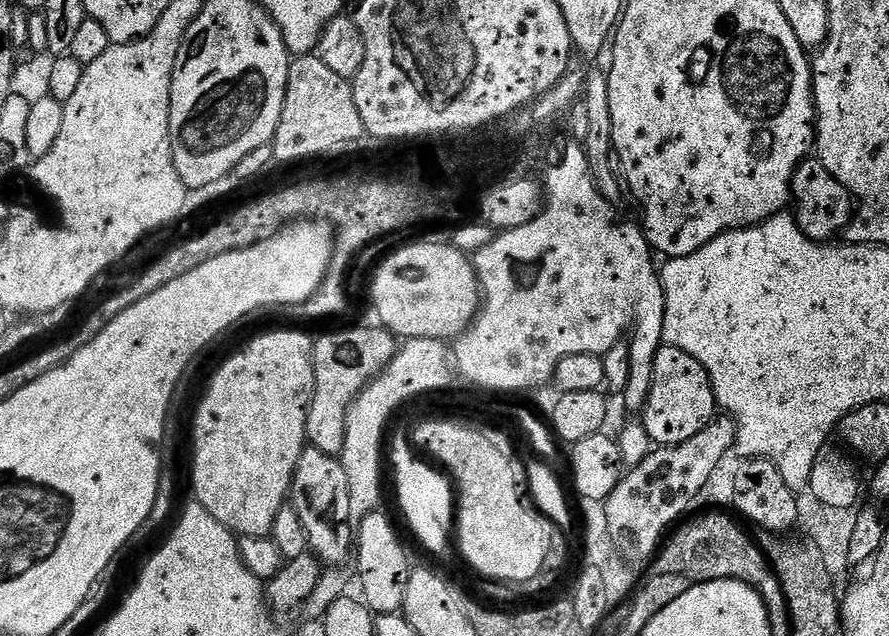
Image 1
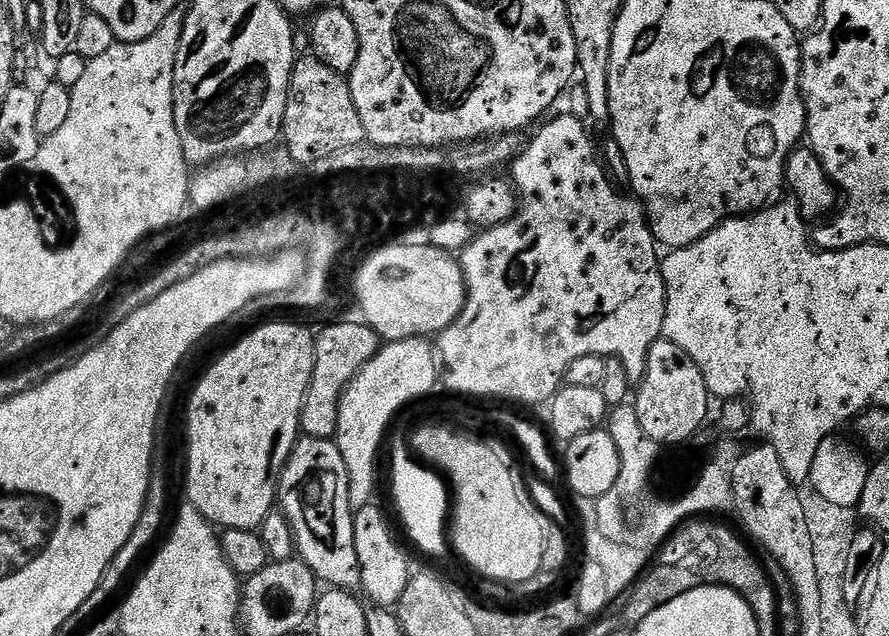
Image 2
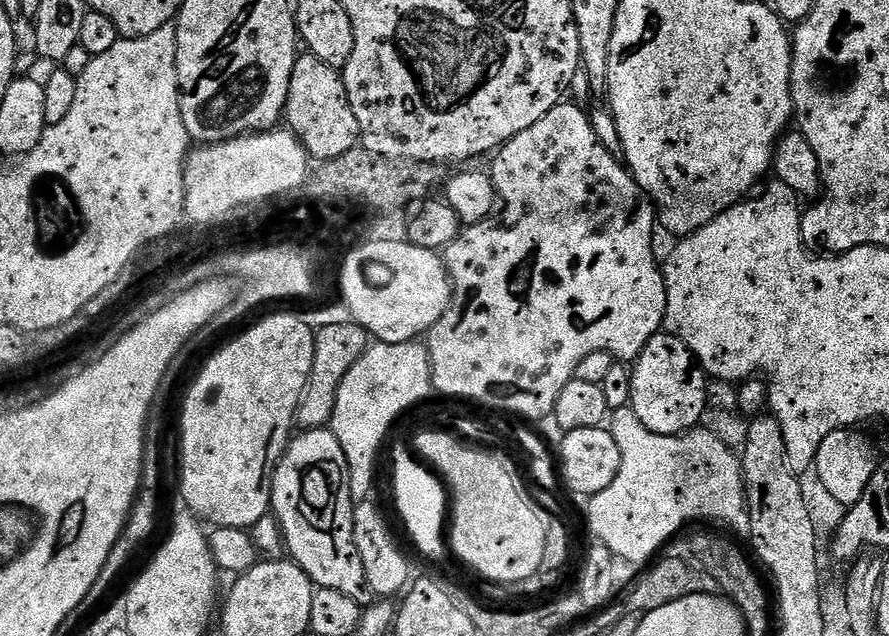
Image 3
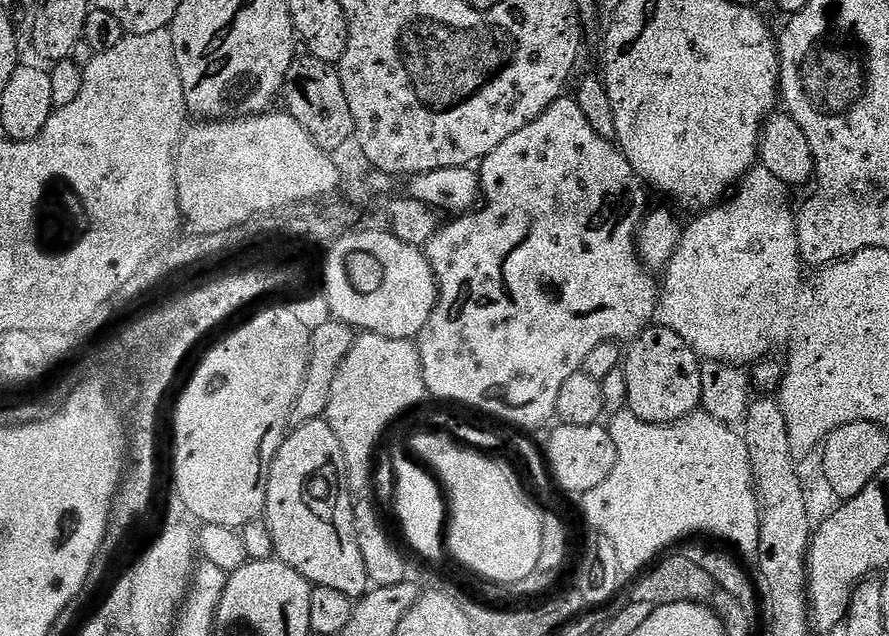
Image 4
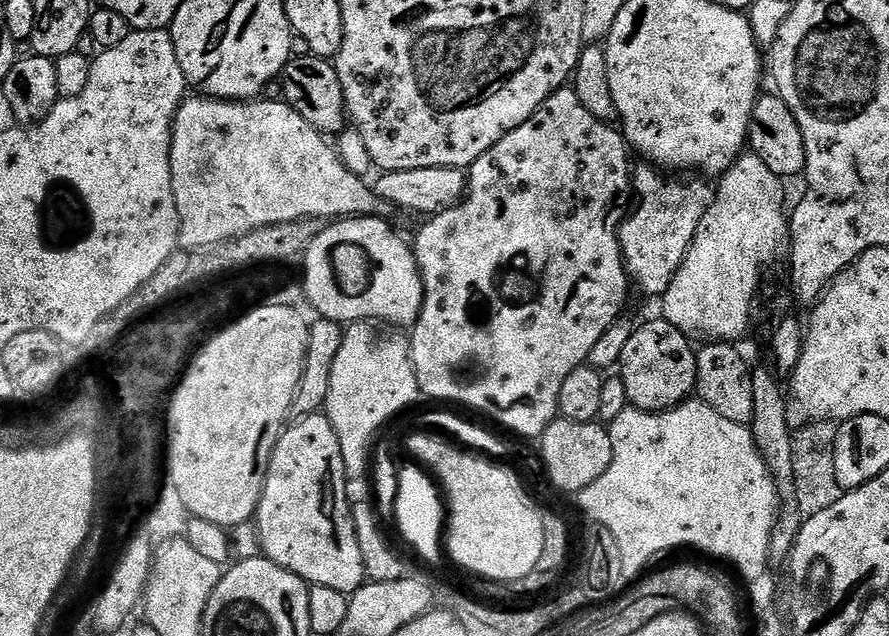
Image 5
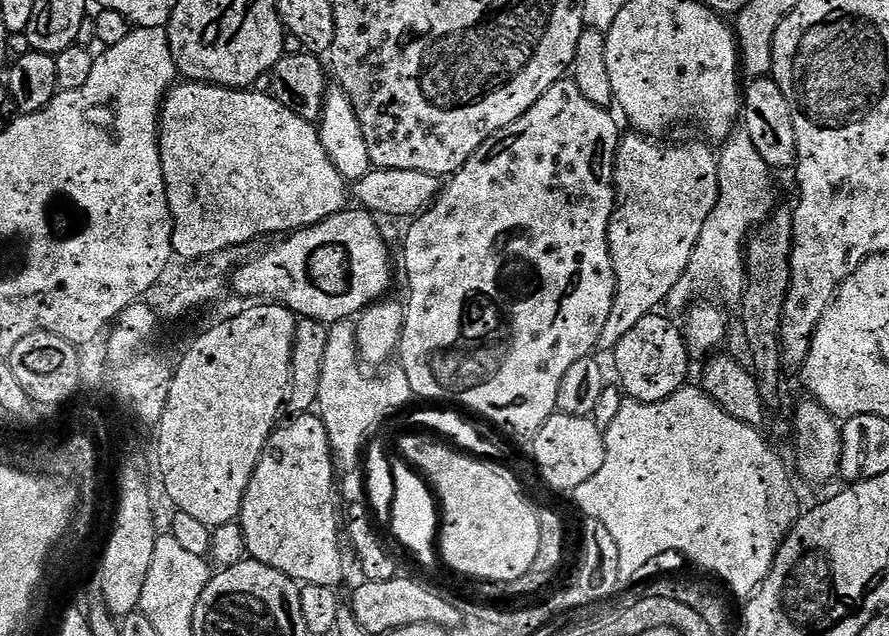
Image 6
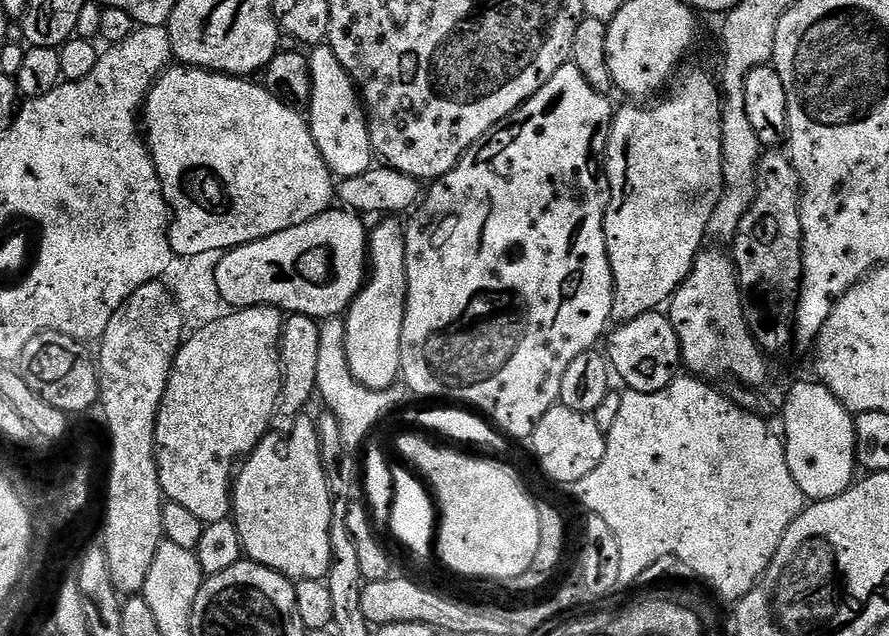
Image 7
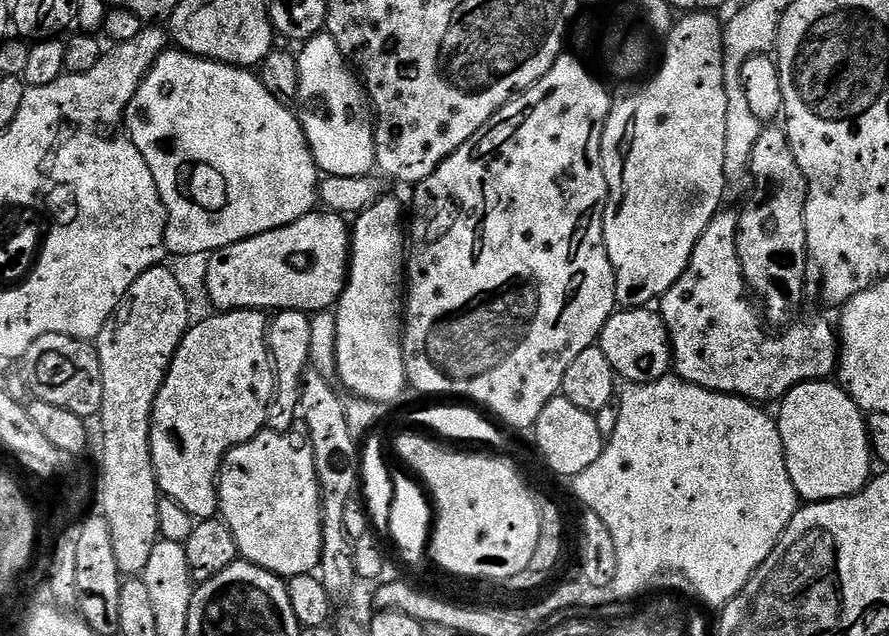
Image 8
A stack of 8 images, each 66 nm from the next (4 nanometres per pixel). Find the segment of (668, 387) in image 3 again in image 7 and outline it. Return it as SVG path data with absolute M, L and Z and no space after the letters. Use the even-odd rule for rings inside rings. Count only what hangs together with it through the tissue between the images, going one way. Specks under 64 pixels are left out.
M663 311L647 312L625 324L616 324L607 333L606 359L624 379L625 389L633 388L642 394L654 394L676 379L682 368L678 334ZM613 331L613 332L612 332ZM612 332L612 333L611 333Z

